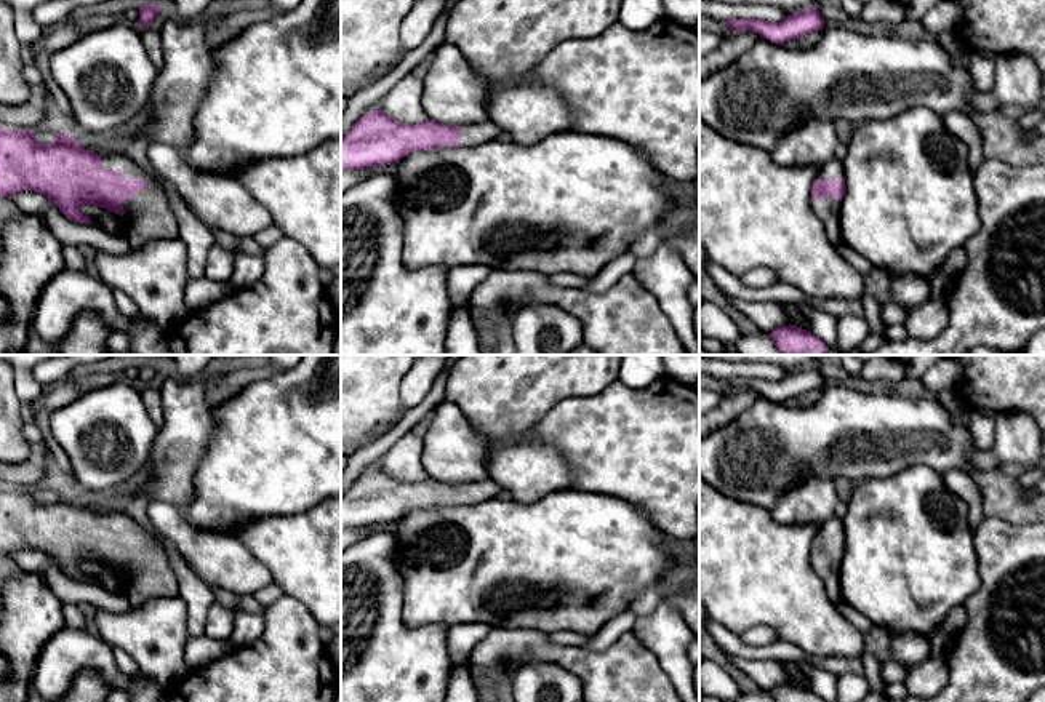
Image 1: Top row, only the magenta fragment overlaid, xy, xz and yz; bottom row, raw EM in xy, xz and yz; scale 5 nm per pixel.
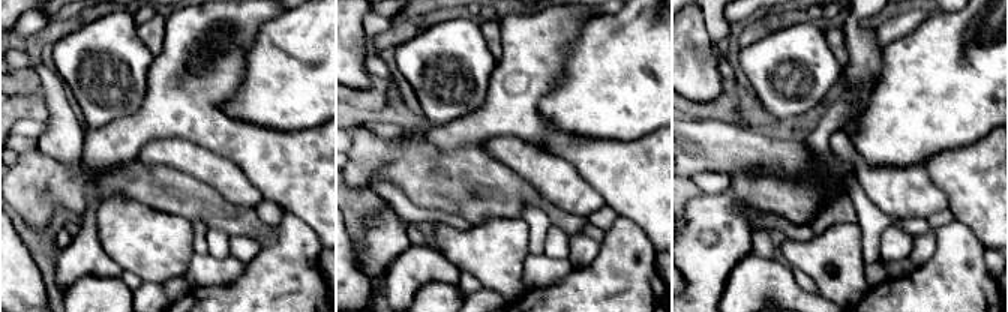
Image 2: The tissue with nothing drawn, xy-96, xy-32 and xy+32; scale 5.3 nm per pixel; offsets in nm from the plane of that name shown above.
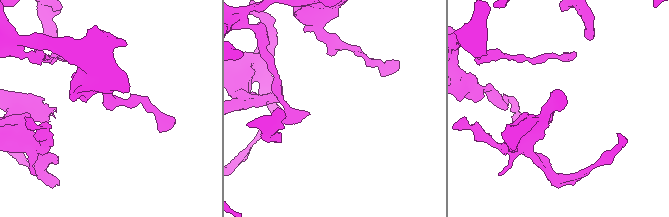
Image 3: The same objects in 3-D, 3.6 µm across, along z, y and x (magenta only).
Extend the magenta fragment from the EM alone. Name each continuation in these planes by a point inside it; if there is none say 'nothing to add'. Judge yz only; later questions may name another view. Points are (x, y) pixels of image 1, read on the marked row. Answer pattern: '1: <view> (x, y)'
1: yz (828, 210)

